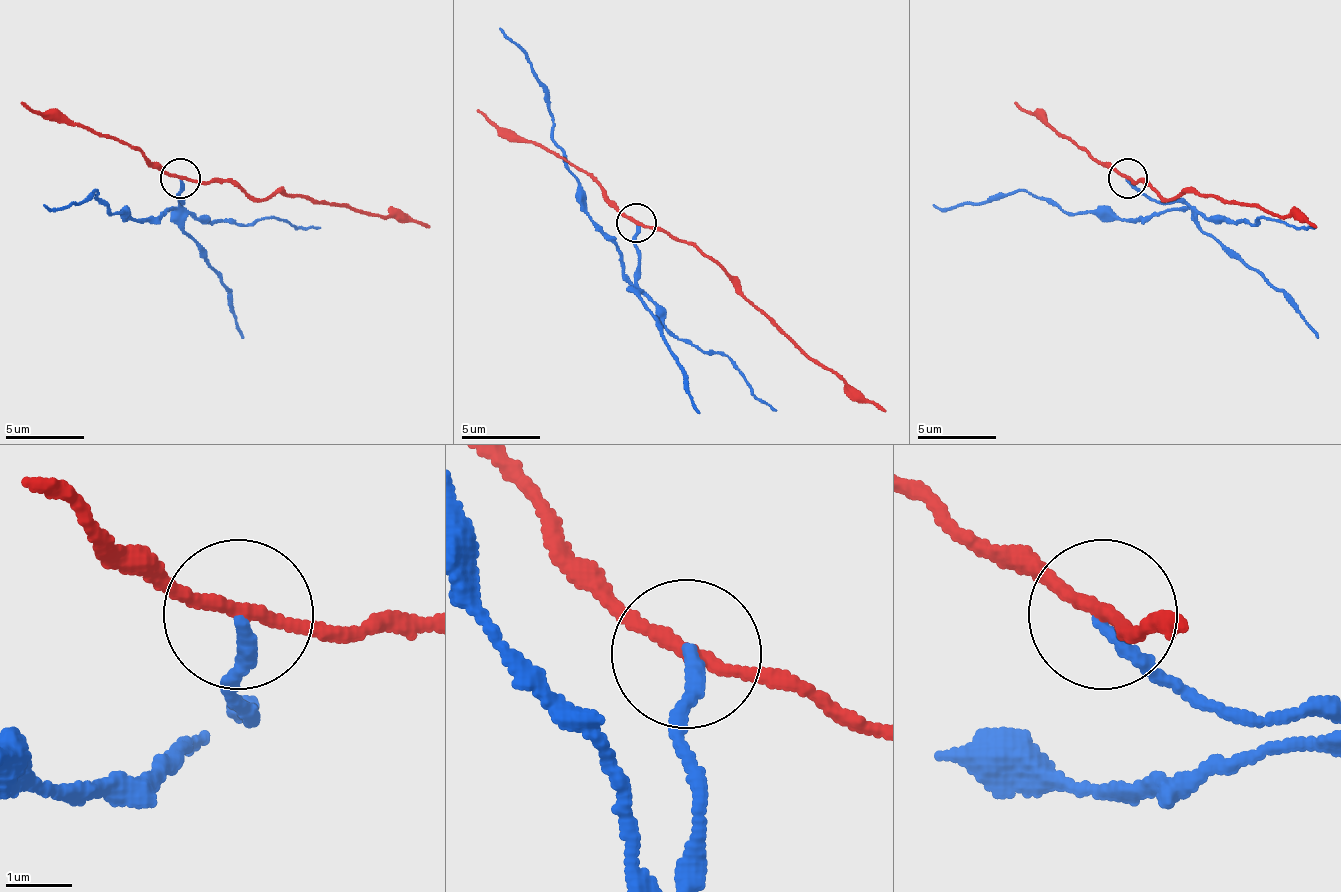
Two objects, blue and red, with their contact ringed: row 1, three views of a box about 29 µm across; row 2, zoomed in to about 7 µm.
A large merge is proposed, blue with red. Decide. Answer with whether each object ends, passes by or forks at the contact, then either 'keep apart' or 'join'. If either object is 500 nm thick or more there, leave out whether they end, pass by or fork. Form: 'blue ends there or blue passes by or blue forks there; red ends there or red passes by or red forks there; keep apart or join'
blue ends there; red passes by; keep apart

